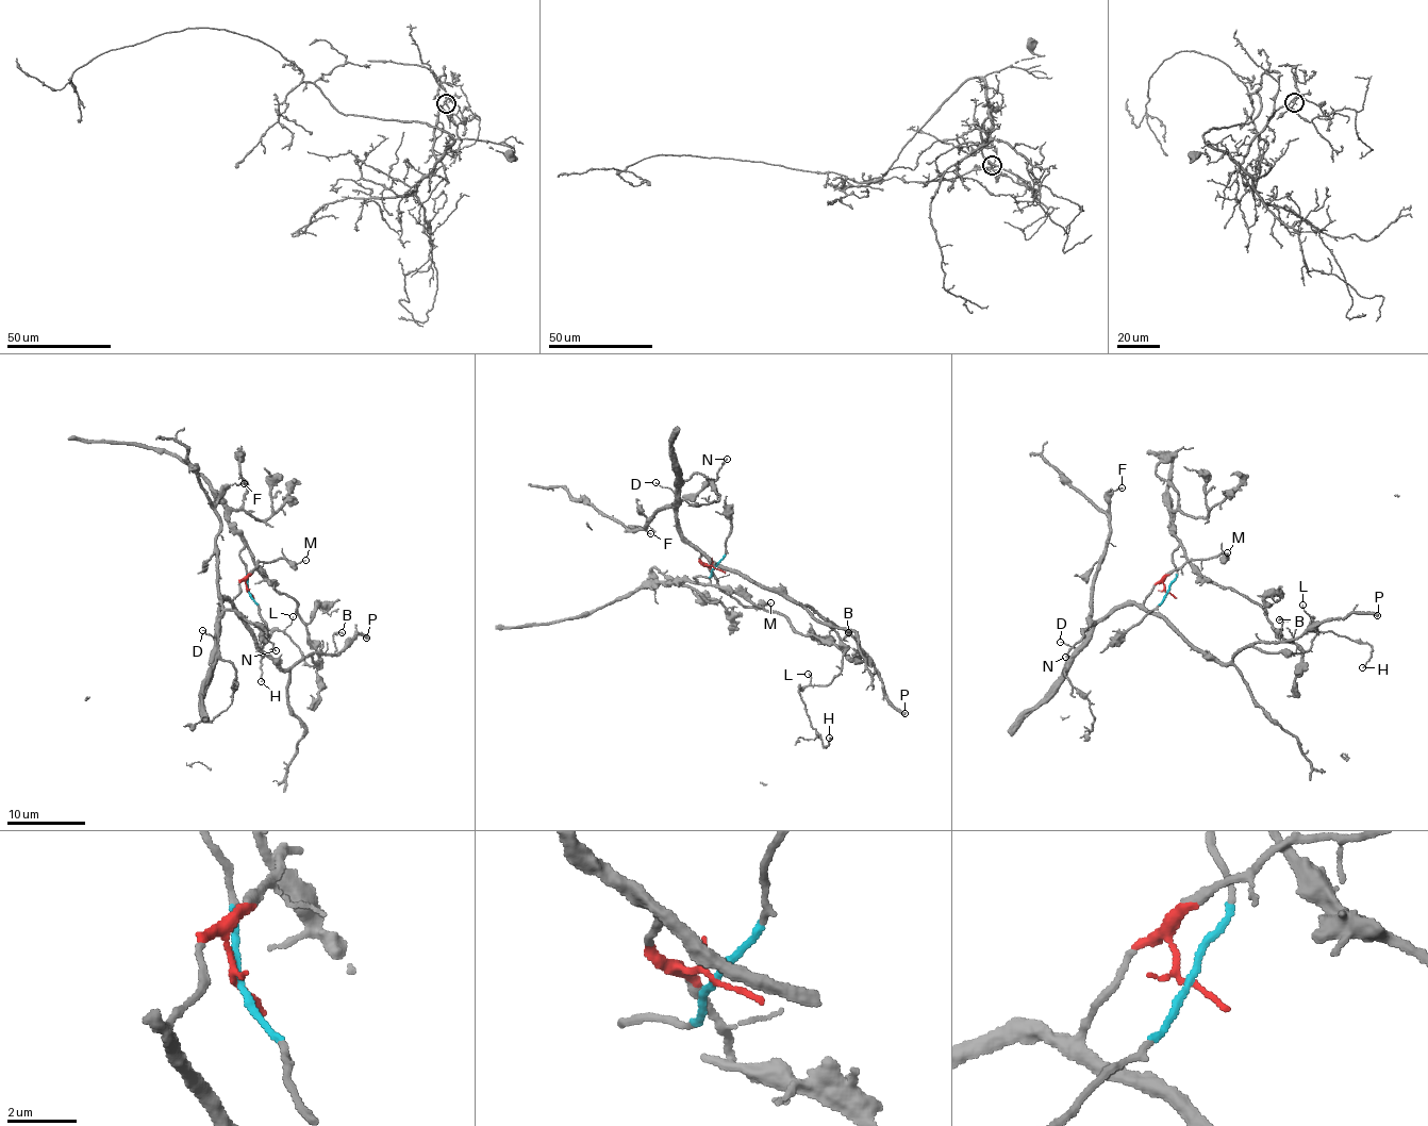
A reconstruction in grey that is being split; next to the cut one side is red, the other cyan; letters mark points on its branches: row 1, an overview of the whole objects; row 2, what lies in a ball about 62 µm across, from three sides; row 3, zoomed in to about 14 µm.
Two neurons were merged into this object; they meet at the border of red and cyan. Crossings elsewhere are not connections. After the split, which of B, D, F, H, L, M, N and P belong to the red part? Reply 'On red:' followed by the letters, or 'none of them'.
On red: B, D, F, H, L, M, N, P

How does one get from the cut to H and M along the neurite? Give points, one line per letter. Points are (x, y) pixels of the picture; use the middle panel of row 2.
H: (713, 567), (699, 549), (836, 632), (842, 671), (798, 689), (829, 738)
M: (713, 567), (707, 565), (719, 588), (742, 606), (769, 602)

